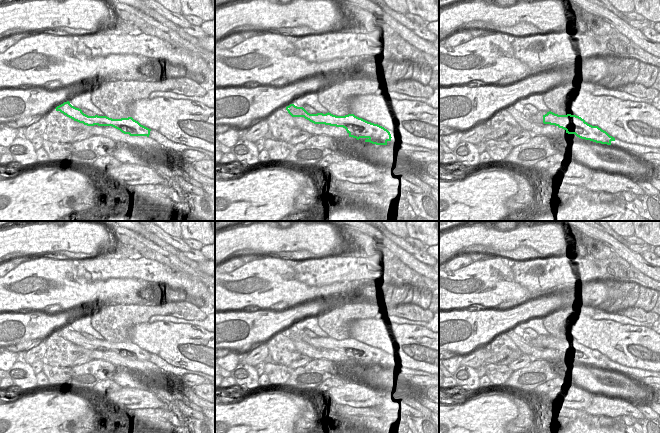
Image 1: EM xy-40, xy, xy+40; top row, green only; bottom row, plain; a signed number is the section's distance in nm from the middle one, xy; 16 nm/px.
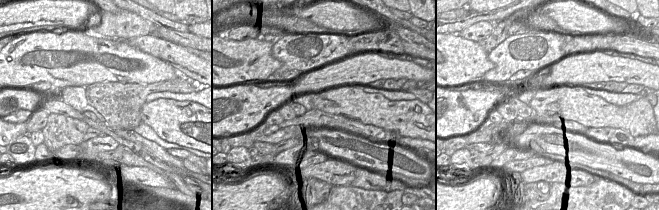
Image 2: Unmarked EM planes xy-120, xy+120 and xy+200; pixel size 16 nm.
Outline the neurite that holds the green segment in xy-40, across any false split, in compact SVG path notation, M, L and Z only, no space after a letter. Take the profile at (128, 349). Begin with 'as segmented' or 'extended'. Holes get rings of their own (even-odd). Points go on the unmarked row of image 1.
as segmented | M69 325L57 330L56 335L60 335L67 341L83 347L87 350L112 350L120 354L124 358L129 358L130 360L147 360L149 361L151 353L141 349L138 345L134 344L132 341L112 343L107 340L88 340L82 336L81 333L76 332L70 328Z

